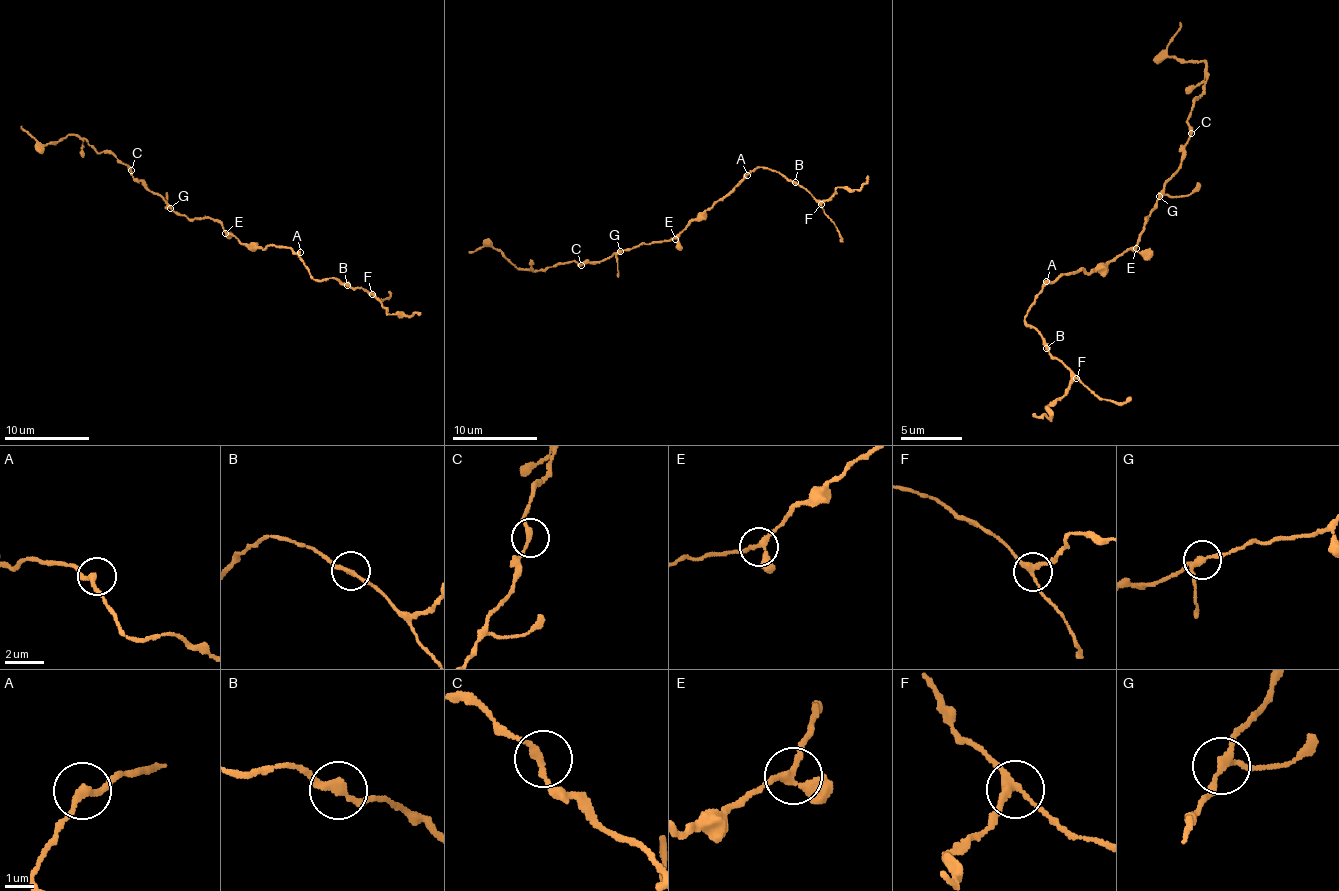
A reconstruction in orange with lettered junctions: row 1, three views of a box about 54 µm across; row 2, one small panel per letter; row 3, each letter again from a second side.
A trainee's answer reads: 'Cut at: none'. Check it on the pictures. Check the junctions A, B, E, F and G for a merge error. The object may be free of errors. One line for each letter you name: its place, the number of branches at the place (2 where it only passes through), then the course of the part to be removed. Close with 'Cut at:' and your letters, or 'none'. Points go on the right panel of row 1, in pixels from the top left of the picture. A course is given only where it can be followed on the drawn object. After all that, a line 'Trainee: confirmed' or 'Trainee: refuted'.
Cut at: none
Trainee: confirmed

